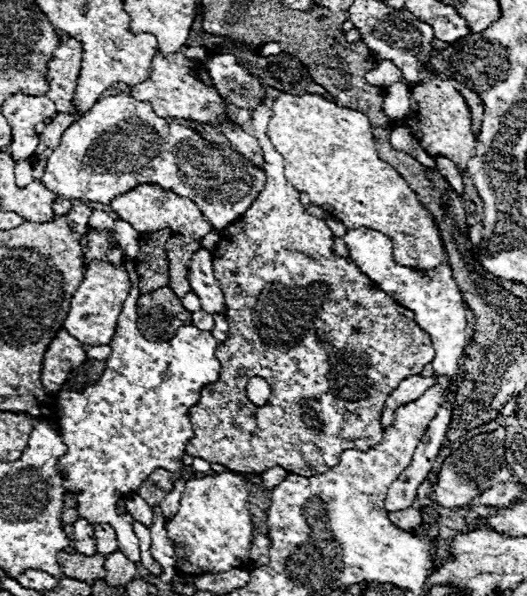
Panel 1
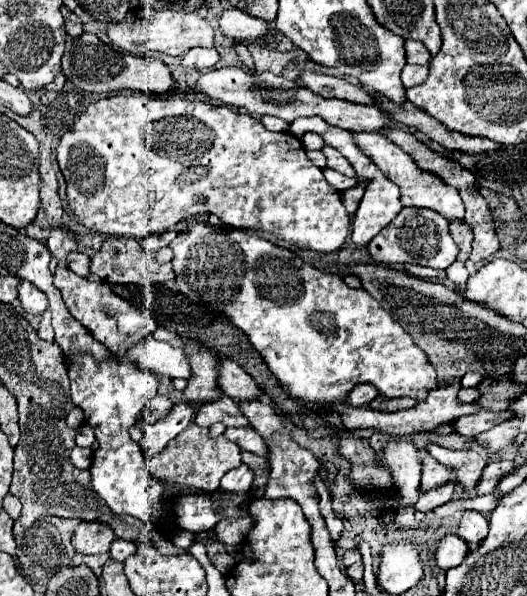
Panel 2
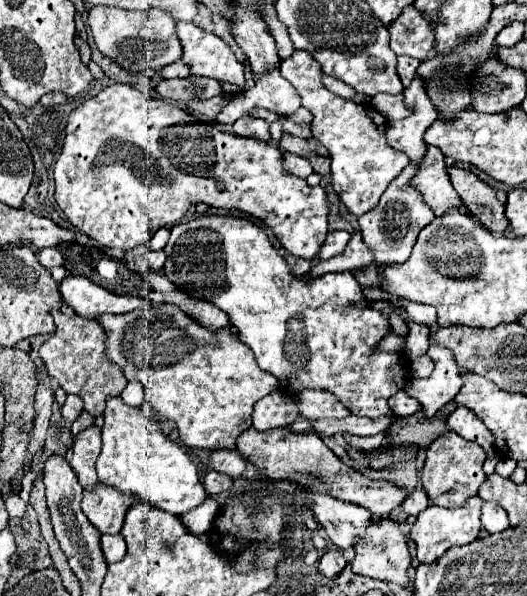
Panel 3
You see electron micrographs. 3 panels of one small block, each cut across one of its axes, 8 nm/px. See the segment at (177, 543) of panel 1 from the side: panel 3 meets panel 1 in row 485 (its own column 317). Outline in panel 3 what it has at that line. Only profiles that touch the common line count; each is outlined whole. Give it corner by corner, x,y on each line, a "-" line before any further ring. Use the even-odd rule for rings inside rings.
112,84
98,96
80,104
66,124
62,154
54,164
56,204
66,218
94,238
102,246
132,250
150,242
152,234
162,226
174,226
182,220
190,204
204,202
218,208
236,208
256,218
262,218
280,244
294,256
312,260
328,232
328,200
320,186
308,186
306,180
282,172
282,152
256,138
240,138
220,132
208,124
194,122
188,112
168,104
162,98
144,96
128,84
-
150,162
156,164
154,176
148,176

